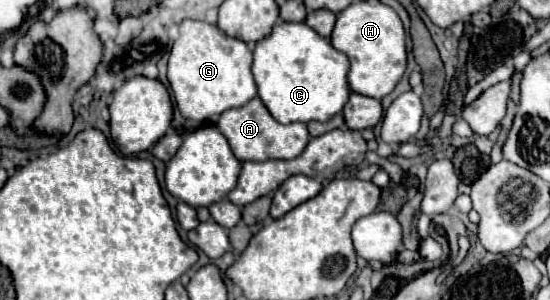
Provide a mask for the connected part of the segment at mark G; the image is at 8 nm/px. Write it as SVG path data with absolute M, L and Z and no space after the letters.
M184 19L180 23L180 37L174 41L168 59L168 81L180 115L200 123L216 121L226 109L242 107L256 97L252 51L244 41L228 37L206 21Z

